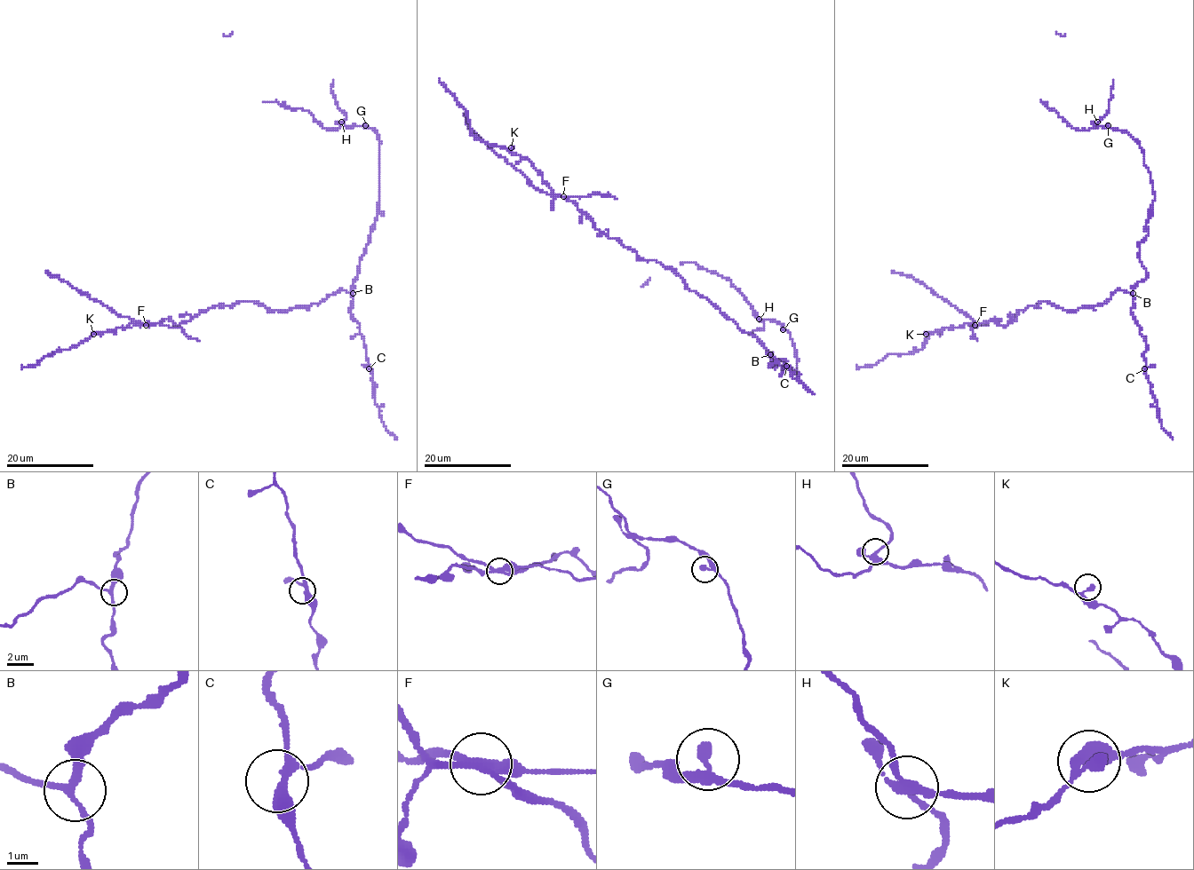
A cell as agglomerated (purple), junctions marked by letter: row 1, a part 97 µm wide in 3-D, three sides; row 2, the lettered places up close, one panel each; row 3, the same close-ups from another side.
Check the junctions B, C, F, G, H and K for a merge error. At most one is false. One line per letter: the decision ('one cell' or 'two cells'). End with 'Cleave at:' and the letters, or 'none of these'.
B: one cell
C: one cell
F: two cells
G: one cell
H: one cell
K: one cell
Cleave at: F

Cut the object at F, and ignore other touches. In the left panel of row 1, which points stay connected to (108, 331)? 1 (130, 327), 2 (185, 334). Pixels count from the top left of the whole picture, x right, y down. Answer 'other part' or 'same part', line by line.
1: same part
2: other part

